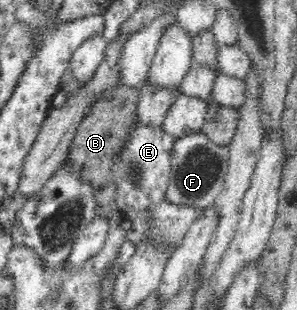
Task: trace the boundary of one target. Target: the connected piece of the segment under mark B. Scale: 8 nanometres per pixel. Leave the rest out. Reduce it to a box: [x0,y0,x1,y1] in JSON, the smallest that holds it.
[64,85,139,218]

